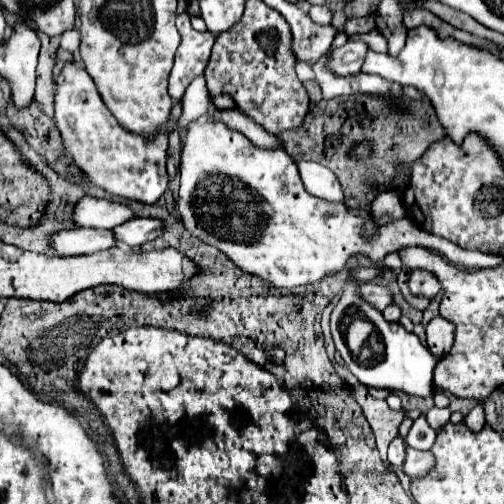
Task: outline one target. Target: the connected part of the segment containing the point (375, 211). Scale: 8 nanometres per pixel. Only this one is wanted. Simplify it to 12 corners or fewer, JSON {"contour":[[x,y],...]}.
{"contour":[[383,192],[371,202],[371,216],[403,218],[399,192]]}

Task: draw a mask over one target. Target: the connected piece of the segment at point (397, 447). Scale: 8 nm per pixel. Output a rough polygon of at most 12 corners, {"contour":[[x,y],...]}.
{"contour":[[397,436],[389,444],[389,464],[401,468],[405,442]]}

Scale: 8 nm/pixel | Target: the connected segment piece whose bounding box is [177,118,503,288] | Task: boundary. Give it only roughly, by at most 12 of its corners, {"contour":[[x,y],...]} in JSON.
{"contour":[[217,120],[183,130],[183,226],[275,288],[315,284],[361,254],[463,250],[411,220],[373,240],[311,196],[295,160]]}

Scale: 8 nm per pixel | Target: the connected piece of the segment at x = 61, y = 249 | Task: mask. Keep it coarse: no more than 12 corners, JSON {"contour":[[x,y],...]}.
{"contour":[[59,230],[49,236],[57,256],[93,254],[115,246],[111,230]]}

